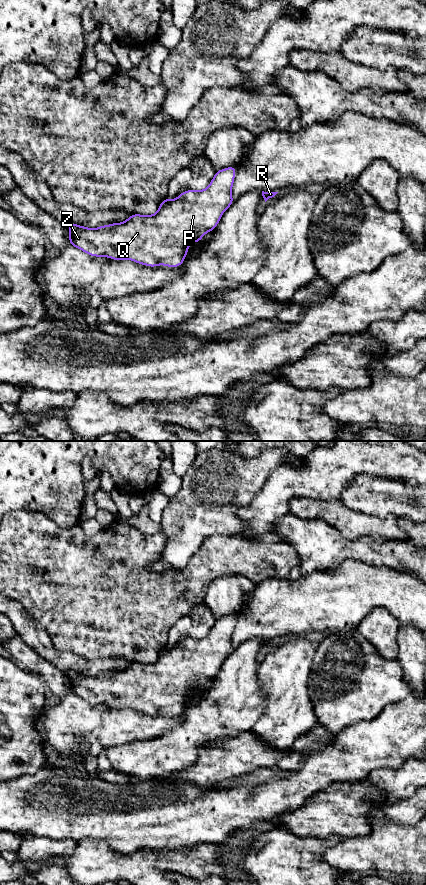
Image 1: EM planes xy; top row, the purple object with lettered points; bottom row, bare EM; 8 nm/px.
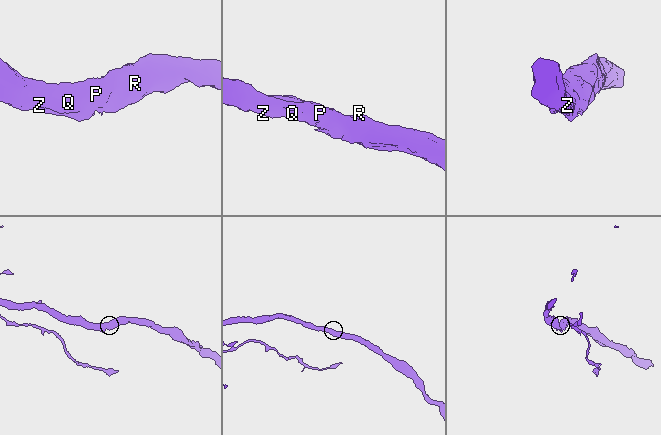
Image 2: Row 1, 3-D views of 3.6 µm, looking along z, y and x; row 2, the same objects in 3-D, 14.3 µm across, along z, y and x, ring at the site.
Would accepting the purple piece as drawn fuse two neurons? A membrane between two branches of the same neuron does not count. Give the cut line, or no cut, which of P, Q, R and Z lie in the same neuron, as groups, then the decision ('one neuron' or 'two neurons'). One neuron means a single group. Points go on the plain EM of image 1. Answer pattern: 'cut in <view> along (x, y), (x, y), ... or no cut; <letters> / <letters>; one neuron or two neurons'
no cut; P Q R Z; one neuron

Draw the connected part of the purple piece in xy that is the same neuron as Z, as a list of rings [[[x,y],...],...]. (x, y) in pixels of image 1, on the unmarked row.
[[[236,614],[217,618],[204,638],[185,638],[175,647],[167,645],[155,662],[131,662],[121,671],[88,676],[67,671],[69,692],[93,705],[107,705],[116,709],[131,708],[148,715],[165,713],[176,716],[185,709],[190,690],[195,692],[209,679],[215,678],[223,661],[233,652],[232,635]]]

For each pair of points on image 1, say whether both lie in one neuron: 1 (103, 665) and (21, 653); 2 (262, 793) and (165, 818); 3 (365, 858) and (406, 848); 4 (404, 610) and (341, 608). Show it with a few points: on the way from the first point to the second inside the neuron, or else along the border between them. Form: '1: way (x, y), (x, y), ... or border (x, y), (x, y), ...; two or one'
1: border (23, 640), (59, 670); two
2: way (238, 807), (229, 807), (212, 816), (189, 816); one
3: way (375, 852), (385, 848), (396, 848); one
4: way (388, 600), (357, 600); one

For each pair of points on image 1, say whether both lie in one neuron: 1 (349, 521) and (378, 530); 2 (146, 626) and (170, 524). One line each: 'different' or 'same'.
1: same
2: different

